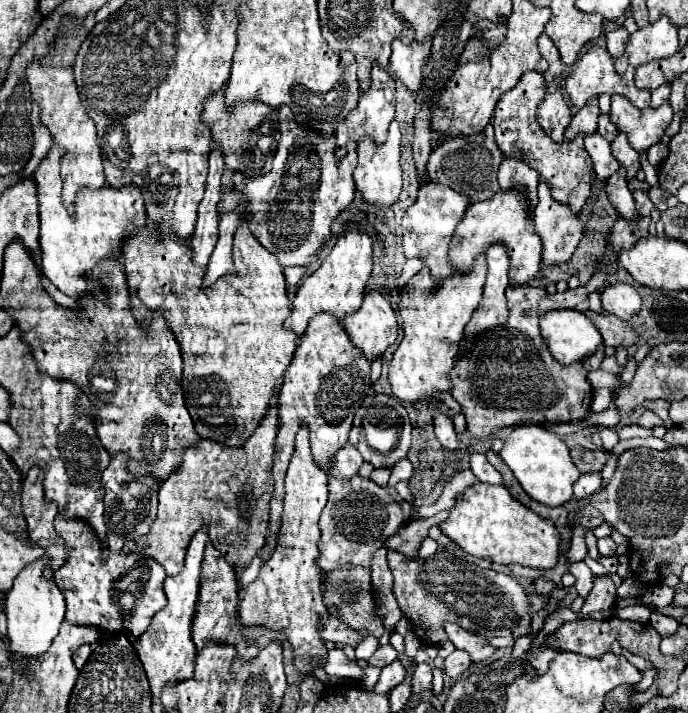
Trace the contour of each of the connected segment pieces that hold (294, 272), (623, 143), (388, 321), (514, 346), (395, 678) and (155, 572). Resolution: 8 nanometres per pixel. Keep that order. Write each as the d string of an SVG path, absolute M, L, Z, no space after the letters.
M294 266L294 268L284 268L284 276L286 276L286 286L288 288L294 288L294 286L298 286L298 282L302 280L302 276L304 276L304 272L306 272L306 268L302 268L302 266Z
M622 132L612 142L612 154L618 160L618 164L626 170L626 180L634 180L640 170L640 156L632 150L632 146L628 144Z
M366 292L362 308L346 316L342 326L352 344L362 350L368 360L380 358L398 336L396 314L390 308L388 296L380 292Z
M534 284L508 288L508 322L482 334L470 354L464 350L466 342L462 342L462 352L450 372L454 384L452 396L464 408L468 432L478 440L516 422L562 424L584 420L590 412L592 386L586 378L586 368L582 362L570 366L556 362L540 334L538 302L546 296L548 294Z
M400 660L388 664L386 668L382 668L382 674L380 674L380 678L378 678L376 686L374 686L374 692L378 692L378 694L390 692L394 686L398 686L404 680L404 674L406 674L406 670L404 670Z
M58 514L56 532L68 546L66 562L54 572L56 584L66 598L66 622L96 626L102 638L112 634L132 634L138 638L148 628L152 616L166 604L164 578L166 572L152 558L142 554L112 552L108 562L100 562L100 540L84 520L66 520Z

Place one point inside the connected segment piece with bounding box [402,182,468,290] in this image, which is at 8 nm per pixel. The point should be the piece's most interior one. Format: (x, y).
(428, 225)

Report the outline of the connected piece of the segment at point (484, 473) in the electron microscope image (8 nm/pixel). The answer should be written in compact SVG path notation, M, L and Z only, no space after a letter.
M472 454L470 468L472 468L474 476L476 476L480 482L486 482L486 484L502 484L500 472L486 460L484 454Z

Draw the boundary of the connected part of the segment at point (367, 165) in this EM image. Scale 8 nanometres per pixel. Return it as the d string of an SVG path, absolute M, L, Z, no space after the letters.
M396 120L390 124L388 140L384 146L376 146L374 142L370 142L370 138L358 144L358 166L354 170L354 182L366 204L392 206L398 202L402 190L402 168L400 168L400 128Z

